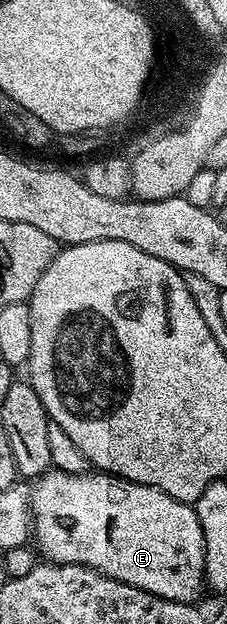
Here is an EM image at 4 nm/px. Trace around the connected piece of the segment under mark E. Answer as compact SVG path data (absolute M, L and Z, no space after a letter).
M50 470L36 477L34 484L37 485L32 485L29 493L31 536L36 551L46 561L87 566L107 578L175 602L193 604L200 598L201 588L206 587L205 543L203 526L199 526L193 504L184 504L182 500L171 498L171 494L163 494L163 490L155 486L123 480L100 470L92 474Z

